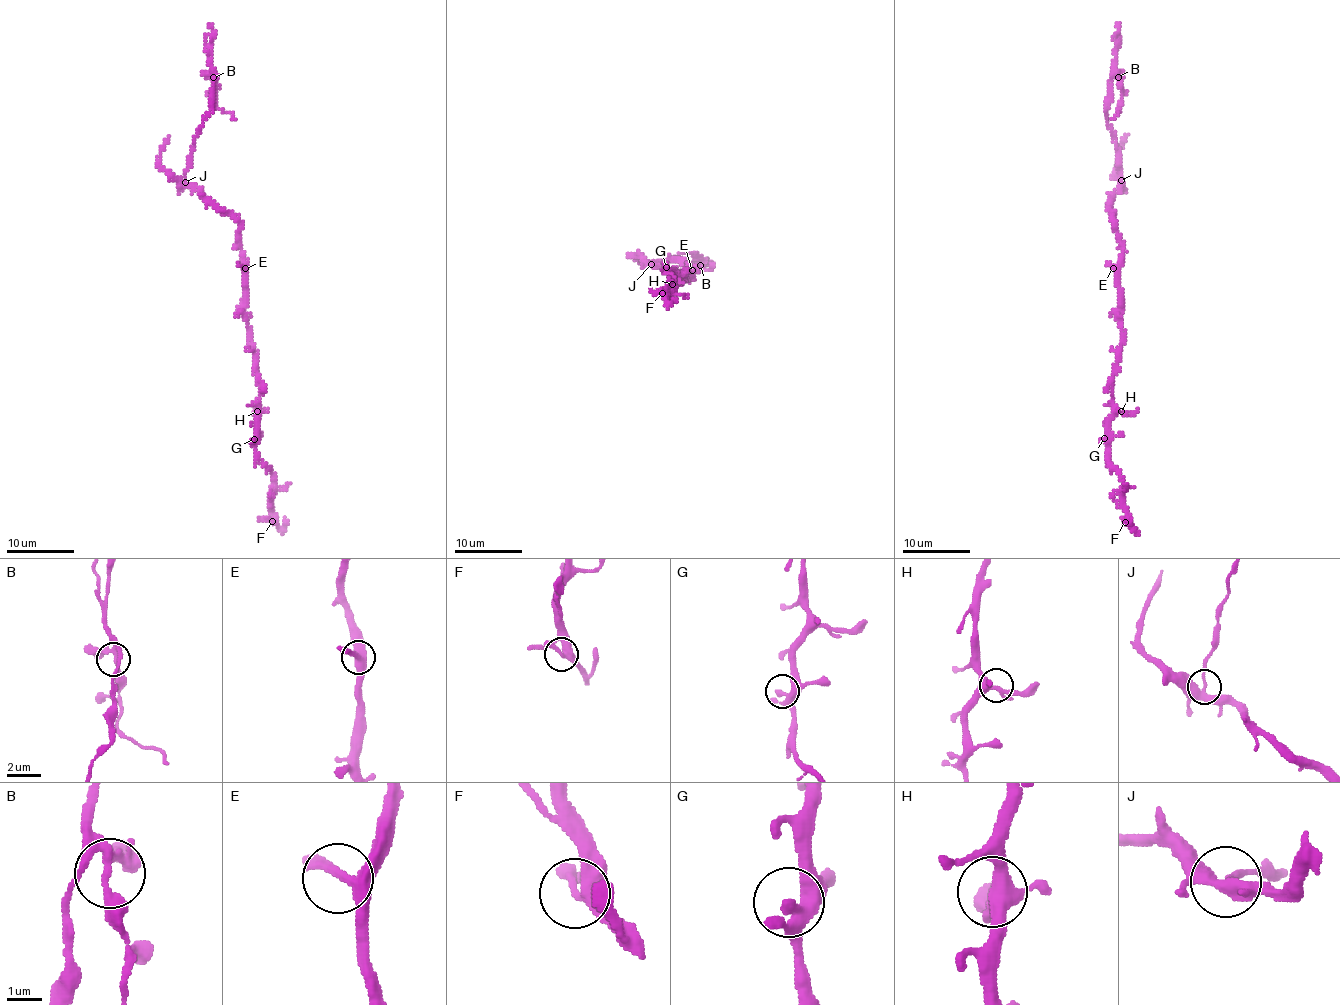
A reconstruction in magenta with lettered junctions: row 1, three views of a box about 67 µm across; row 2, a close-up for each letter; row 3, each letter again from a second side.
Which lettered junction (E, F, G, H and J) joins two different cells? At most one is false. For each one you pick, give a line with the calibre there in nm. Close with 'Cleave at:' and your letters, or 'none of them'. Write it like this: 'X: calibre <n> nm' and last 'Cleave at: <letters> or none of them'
J: calibre 320 nm
Cleave at: J

